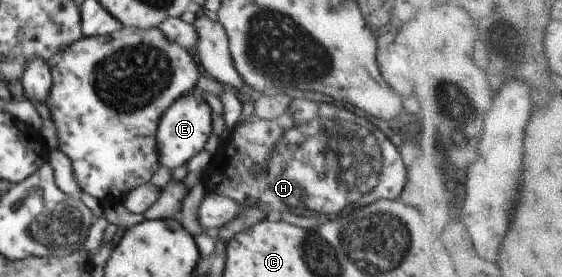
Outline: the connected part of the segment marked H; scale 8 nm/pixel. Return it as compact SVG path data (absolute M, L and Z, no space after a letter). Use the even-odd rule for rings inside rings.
M292 99L288 110L278 118L267 121L256 114L246 117L240 126L233 128L224 138L206 168L202 183L208 193L231 198L244 208L258 207L266 215L274 211L282 213L284 210L303 214L308 208L314 212L330 214L342 209L337 215L337 219L340 219L376 200L400 198L407 181L407 170L398 144L390 142L378 127L338 104L316 104L314 101L304 106L300 99ZM302 114L314 119L301 123ZM262 154L268 156L267 170L252 174L251 164L264 166L264 160L267 159L260 158Z

